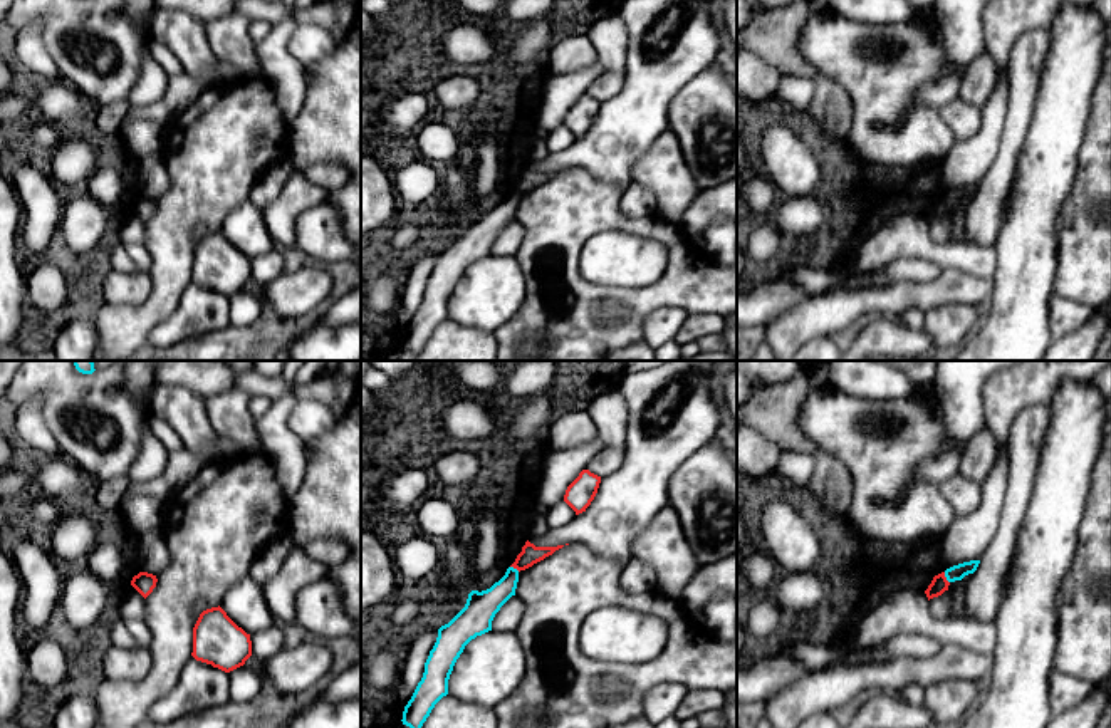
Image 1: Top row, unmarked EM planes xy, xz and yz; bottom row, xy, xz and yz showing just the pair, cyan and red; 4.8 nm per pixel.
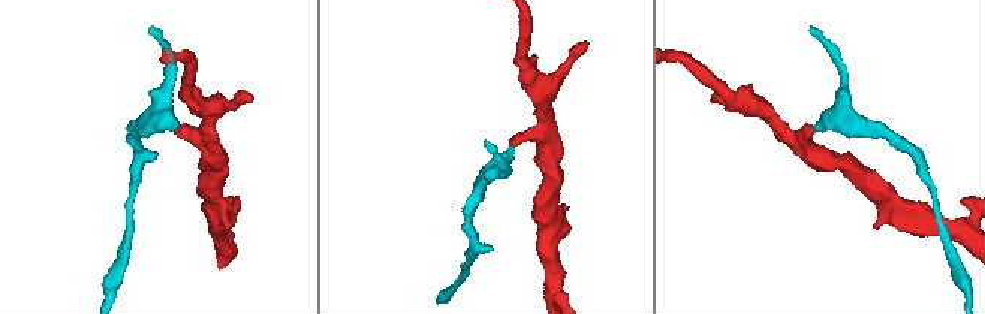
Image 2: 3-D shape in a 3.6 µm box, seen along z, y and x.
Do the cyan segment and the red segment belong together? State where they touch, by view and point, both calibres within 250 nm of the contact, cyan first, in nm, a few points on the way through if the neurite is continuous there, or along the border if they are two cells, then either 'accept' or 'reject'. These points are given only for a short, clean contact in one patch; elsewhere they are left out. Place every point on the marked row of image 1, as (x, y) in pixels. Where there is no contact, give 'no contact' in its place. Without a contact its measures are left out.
meets cyan in yz at (945, 576); 80 nm thick on the cyan side, 80 nm on the other; border along yz (944, 572), (949, 582); reject

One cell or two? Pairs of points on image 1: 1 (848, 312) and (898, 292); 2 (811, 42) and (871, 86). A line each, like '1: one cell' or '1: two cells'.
1: one cell
2: one cell

